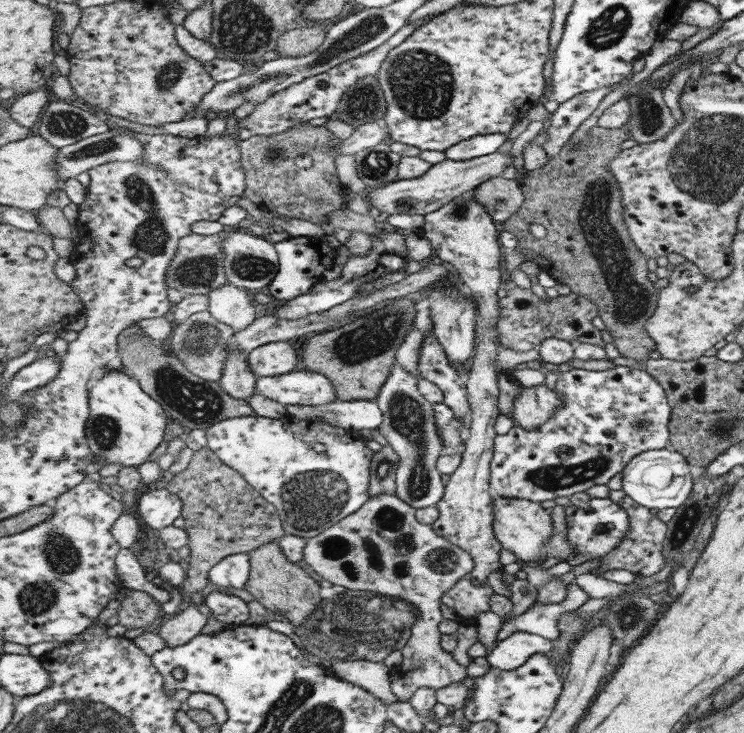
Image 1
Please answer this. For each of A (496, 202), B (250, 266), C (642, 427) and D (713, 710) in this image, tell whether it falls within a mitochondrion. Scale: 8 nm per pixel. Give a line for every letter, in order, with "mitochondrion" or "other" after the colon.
A: mitochondrion
B: mitochondrion
C: mitochondrion
D: other

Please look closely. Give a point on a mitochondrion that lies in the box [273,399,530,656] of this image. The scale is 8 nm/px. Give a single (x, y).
(312, 500)

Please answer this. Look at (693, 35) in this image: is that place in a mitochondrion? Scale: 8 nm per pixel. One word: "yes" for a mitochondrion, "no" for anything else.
no

